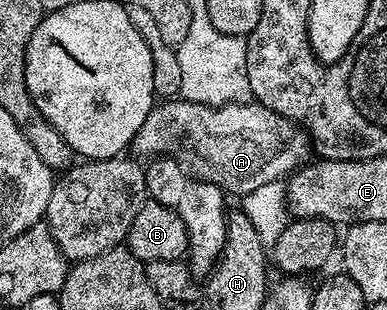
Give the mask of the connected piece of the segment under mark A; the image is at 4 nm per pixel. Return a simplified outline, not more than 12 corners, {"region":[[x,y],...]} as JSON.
{"region":[[165,99],[131,151],[170,156],[225,193],[253,192],[310,156],[264,104]]}

